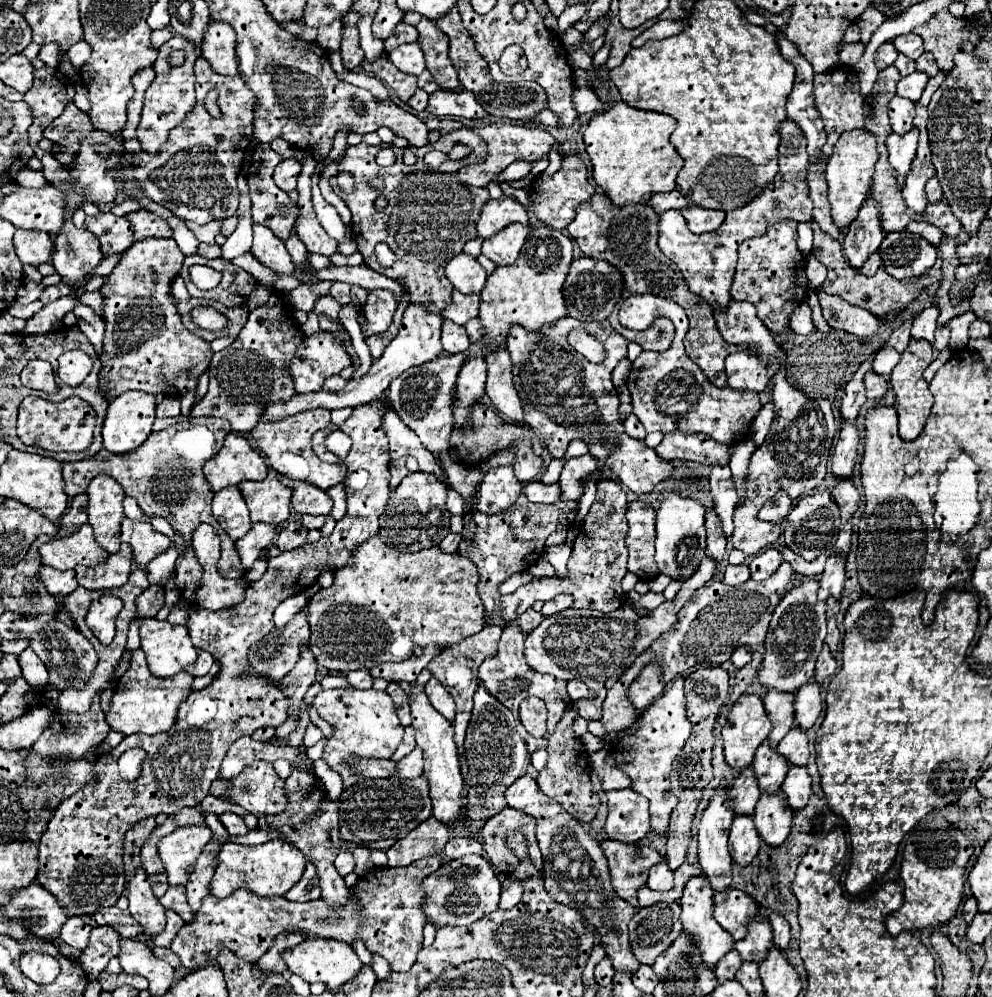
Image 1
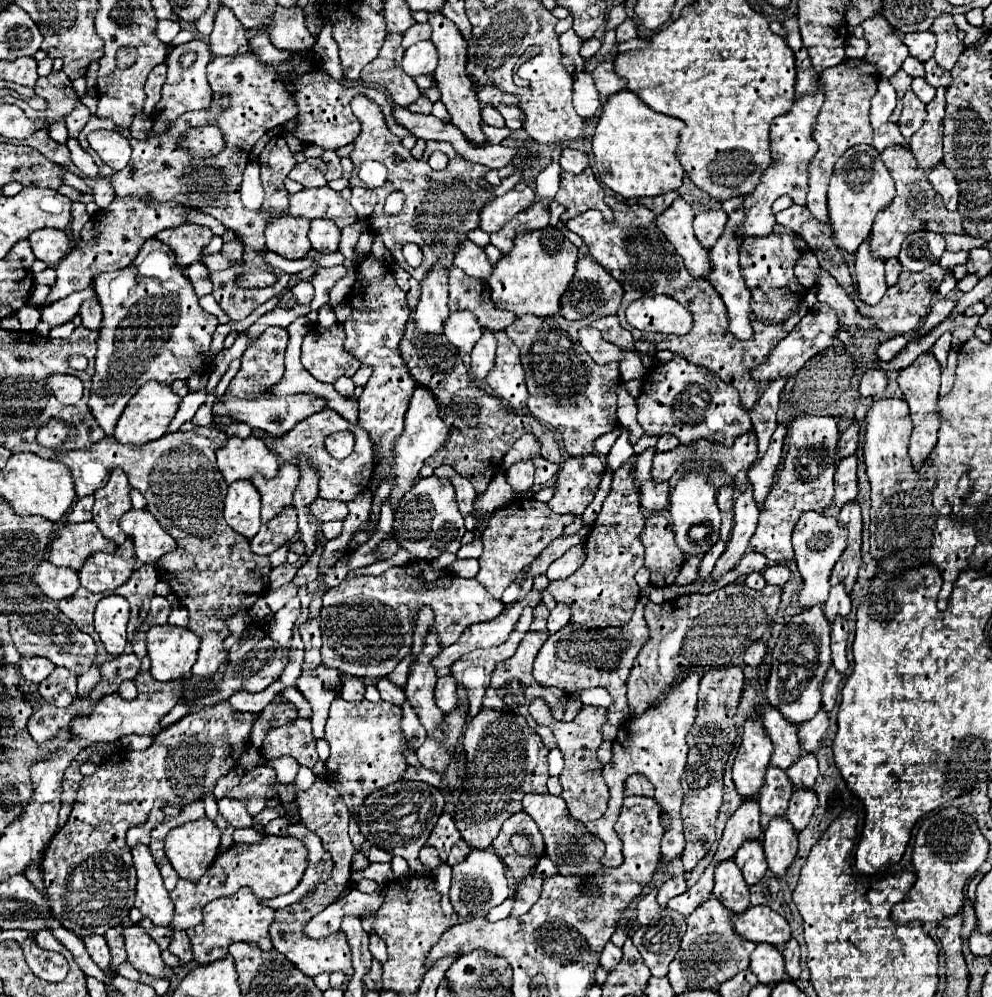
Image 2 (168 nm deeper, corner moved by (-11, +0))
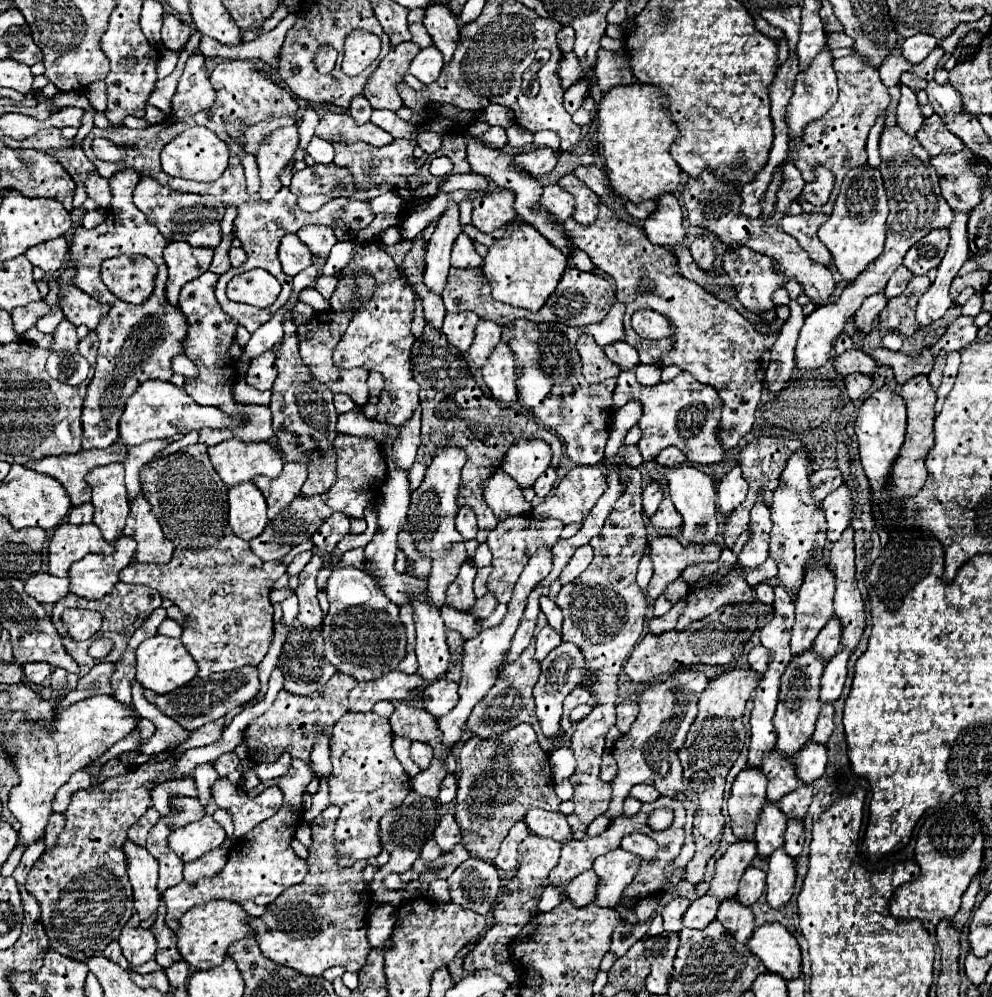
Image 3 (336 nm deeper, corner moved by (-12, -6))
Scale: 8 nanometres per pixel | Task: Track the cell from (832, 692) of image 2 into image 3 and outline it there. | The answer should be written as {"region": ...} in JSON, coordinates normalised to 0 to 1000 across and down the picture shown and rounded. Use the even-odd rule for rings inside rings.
{"region":[[[831,706],[827,720],[823,724],[823,732],[819,738],[821,746],[833,746],[837,736],[839,736],[839,718],[841,718],[841,708],[839,706]]]}

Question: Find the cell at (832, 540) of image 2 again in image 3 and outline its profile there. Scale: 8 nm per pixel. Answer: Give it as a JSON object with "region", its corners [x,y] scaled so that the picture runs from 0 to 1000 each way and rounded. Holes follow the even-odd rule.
{"region":[[[829,560],[827,564],[817,564],[813,570],[813,580],[810,586],[800,602],[802,606],[802,624],[800,624],[800,632],[798,632],[798,642],[796,642],[796,650],[798,650],[798,658],[806,658],[806,654],[813,654],[815,650],[819,650],[821,640],[825,638],[825,634],[835,626],[835,622],[839,620],[841,612],[839,612],[839,604],[841,604],[841,576],[839,572],[831,566],[833,562]]]}

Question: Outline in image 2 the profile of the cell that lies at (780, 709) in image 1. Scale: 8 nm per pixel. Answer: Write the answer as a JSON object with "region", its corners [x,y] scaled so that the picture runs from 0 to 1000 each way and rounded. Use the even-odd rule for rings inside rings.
{"region":[[[777,710],[773,716],[769,716],[769,728],[781,748],[777,766],[793,772],[793,768],[797,768],[797,764],[801,764],[801,760],[805,760],[805,756],[807,756],[805,738],[803,738],[805,728],[797,728],[789,720],[789,716],[785,716],[785,712],[781,712],[781,710]]]}

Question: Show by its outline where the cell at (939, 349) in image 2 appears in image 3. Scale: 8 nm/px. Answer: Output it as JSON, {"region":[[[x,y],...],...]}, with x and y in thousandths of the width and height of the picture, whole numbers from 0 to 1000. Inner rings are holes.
{"region":[[[948,353],[948,355],[944,357],[944,365],[942,365],[942,369],[940,369],[938,377],[935,377],[935,381],[938,381],[940,389],[946,389],[946,387],[948,387],[948,383],[950,383],[950,369],[952,369],[952,359],[954,359],[954,353]]]}

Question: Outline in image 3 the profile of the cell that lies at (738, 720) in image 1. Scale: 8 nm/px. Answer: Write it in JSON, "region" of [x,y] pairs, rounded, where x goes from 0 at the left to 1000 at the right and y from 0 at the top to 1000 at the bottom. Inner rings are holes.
{"region":[[[752,770],[738,786],[734,814],[742,843],[760,843],[764,818],[772,806],[772,780],[764,770]]]}

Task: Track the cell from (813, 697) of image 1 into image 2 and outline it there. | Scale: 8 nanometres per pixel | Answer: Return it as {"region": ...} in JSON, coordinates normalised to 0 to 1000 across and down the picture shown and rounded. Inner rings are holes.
{"region":[[[826,710],[826,716],[822,716],[822,720],[809,724],[809,728],[805,728],[805,744],[807,744],[807,750],[811,754],[824,754],[826,750],[826,744],[832,736],[836,728],[836,718],[834,718],[834,712],[832,710]]]}

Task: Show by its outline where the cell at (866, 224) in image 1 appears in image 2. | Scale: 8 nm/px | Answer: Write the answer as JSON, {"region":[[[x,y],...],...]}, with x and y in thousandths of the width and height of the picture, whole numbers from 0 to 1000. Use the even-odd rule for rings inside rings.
{"region":[[[876,241],[870,243],[870,247],[866,247],[866,251],[862,253],[862,279],[870,303],[884,305],[890,299],[894,291],[890,269],[892,263],[888,259],[882,259],[882,255],[878,255]]]}

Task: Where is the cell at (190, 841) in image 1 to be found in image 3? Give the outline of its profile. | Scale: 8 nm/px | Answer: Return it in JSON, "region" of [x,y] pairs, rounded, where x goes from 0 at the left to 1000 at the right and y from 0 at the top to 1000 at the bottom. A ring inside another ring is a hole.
{"region":[[[206,818],[194,826],[188,826],[171,837],[171,851],[183,861],[183,865],[194,865],[208,855],[220,851],[228,841],[228,835],[214,818]]]}

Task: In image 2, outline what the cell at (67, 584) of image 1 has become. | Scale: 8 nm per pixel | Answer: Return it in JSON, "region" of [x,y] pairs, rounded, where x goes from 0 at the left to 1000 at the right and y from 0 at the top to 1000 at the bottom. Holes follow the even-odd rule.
{"region":[[[41,564],[35,570],[35,584],[41,594],[53,602],[64,602],[80,590],[80,576],[72,570],[59,570],[51,564]]]}

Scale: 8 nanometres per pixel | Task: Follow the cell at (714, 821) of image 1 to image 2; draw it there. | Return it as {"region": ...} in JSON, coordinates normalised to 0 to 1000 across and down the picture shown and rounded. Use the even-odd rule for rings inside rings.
{"region":[[[739,861],[721,869],[719,899],[741,917],[755,911],[755,889],[751,887],[751,881]]]}

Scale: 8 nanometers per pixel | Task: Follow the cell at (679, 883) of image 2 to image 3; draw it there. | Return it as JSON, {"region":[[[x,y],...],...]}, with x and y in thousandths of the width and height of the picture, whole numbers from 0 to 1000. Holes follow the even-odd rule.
{"region":[[[679,901],[677,905],[673,905],[667,911],[667,921],[669,921],[669,933],[671,935],[685,935],[690,931],[688,921],[690,921],[690,915],[694,913],[694,909],[696,909],[694,903]]]}

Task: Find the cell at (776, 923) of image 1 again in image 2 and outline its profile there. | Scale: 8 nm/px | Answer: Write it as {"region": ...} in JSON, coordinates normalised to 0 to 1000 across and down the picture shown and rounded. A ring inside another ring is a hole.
{"region":[[[797,941],[789,953],[789,961],[791,961],[791,973],[797,979],[797,983],[805,981],[807,969],[805,969],[805,947],[801,941]]]}

